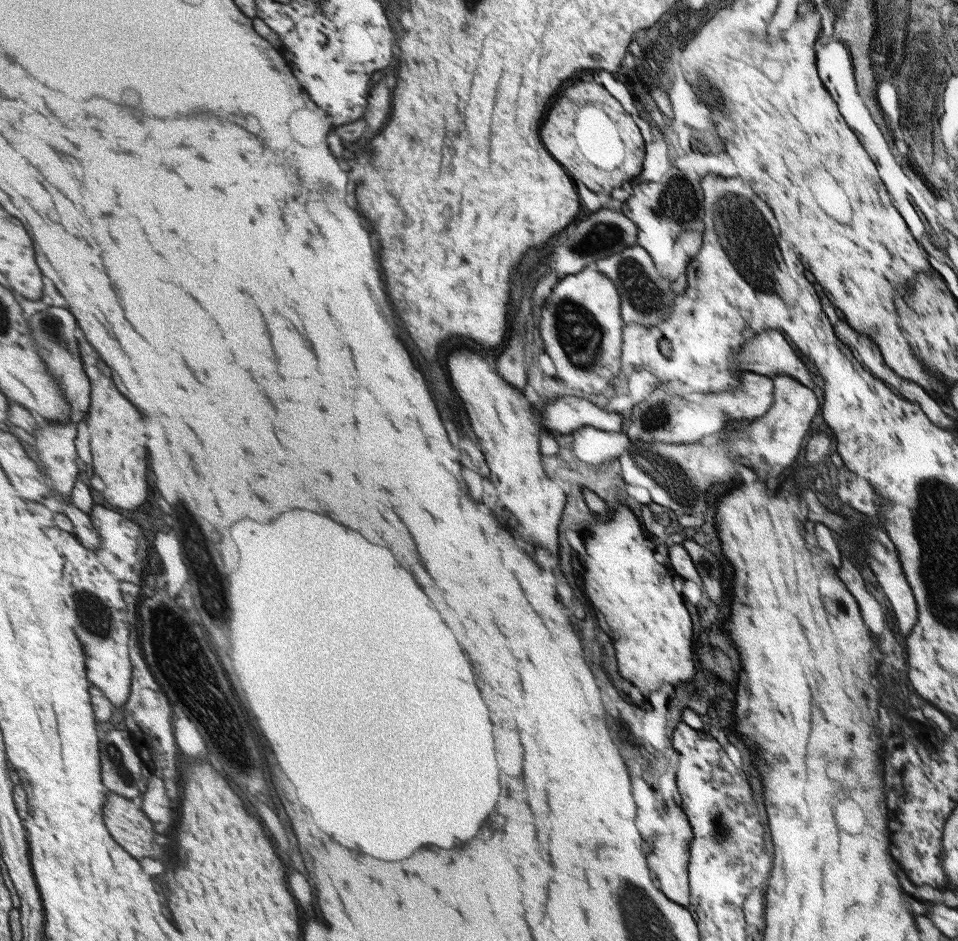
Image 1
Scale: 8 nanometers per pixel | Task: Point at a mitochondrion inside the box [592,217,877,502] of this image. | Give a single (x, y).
(646, 297)

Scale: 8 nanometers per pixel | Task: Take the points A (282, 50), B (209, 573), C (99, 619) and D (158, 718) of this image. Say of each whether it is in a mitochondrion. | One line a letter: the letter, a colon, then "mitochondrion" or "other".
A: other
B: mitochondrion
C: mitochondrion
D: other

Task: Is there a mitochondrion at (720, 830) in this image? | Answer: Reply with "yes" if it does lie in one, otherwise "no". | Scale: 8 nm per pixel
yes

